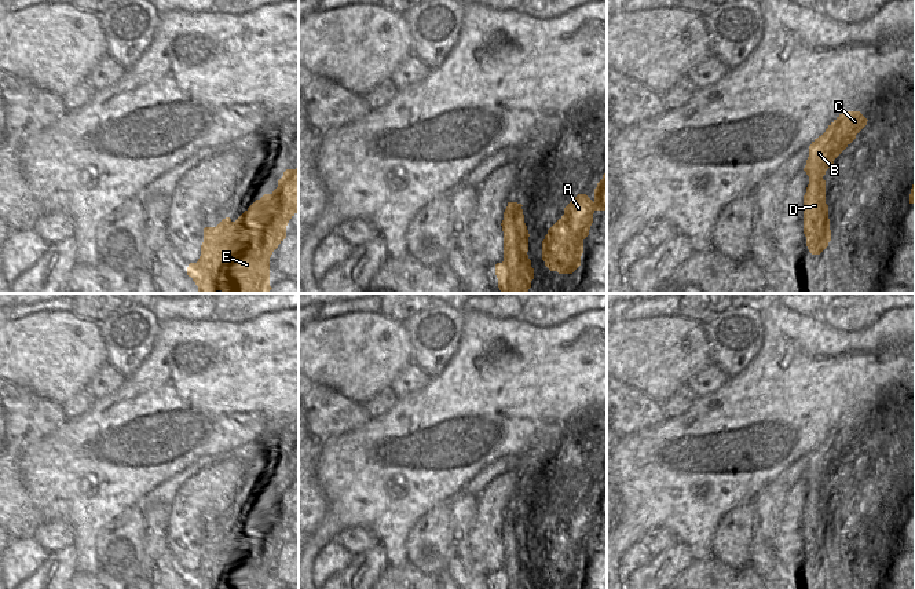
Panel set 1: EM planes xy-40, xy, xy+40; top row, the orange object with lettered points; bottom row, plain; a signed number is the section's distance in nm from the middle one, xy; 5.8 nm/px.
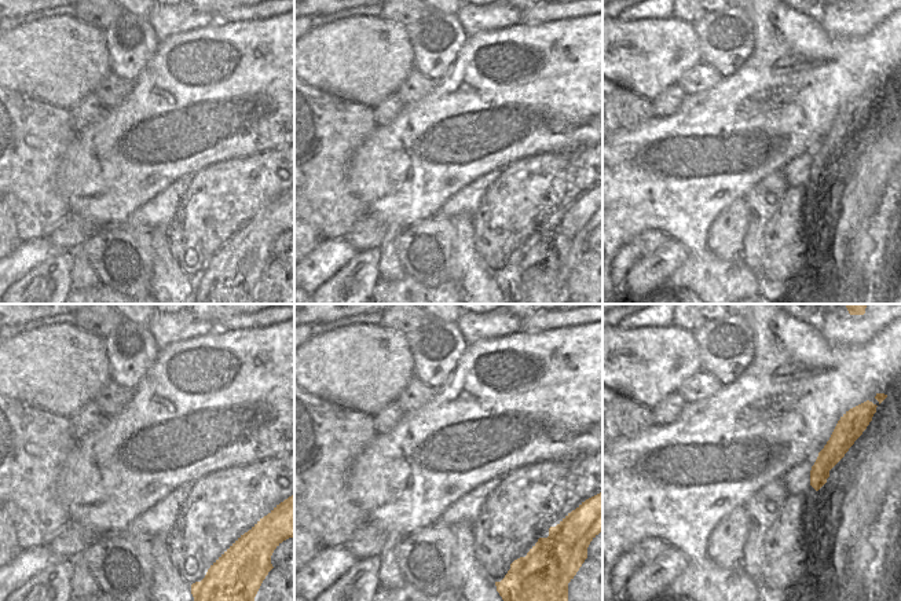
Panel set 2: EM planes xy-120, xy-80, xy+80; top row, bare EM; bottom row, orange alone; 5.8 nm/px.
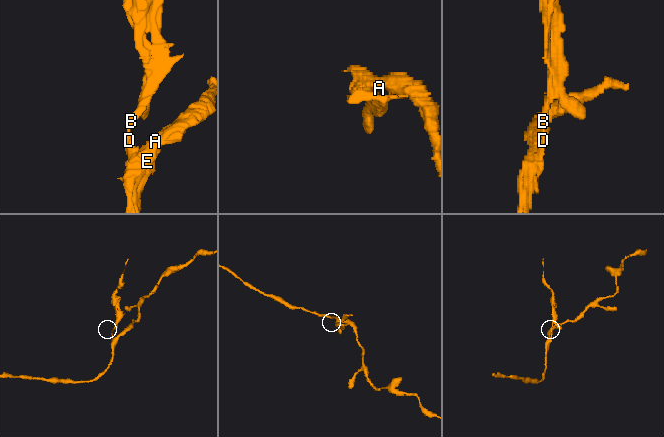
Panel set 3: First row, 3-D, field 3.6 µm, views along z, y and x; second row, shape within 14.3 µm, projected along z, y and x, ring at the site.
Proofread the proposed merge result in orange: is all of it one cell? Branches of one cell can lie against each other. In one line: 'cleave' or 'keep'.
cleave

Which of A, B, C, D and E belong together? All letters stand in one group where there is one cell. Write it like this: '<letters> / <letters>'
A E / B C D

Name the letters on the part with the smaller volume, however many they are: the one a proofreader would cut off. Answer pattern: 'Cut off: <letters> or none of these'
Cut off: B, C, D

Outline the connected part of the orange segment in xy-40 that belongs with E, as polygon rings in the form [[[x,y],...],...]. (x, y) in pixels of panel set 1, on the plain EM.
[[[299,476],[286,478],[271,502],[256,508],[235,530],[223,527],[216,535],[204,537],[201,564],[190,571],[193,589],[270,589],[270,566],[286,546],[286,534],[299,520]]]

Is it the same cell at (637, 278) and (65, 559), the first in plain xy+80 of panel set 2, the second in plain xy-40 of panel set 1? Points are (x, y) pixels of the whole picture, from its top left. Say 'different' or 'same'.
same

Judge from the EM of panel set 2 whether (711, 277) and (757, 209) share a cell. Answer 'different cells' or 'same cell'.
different cells

